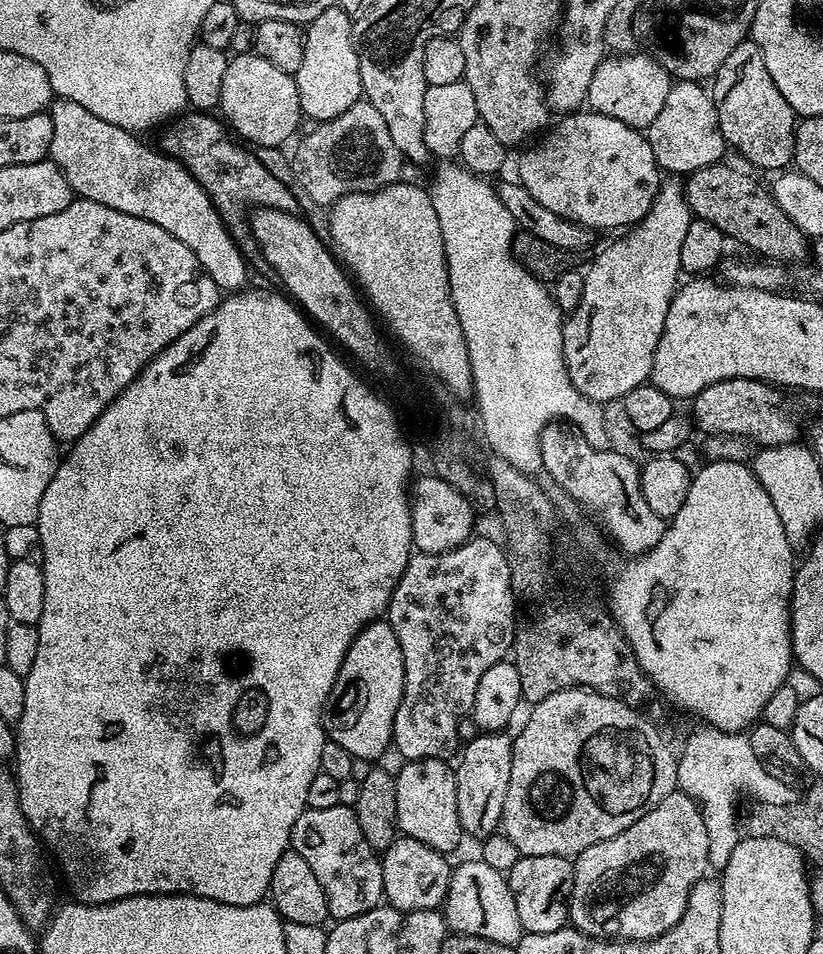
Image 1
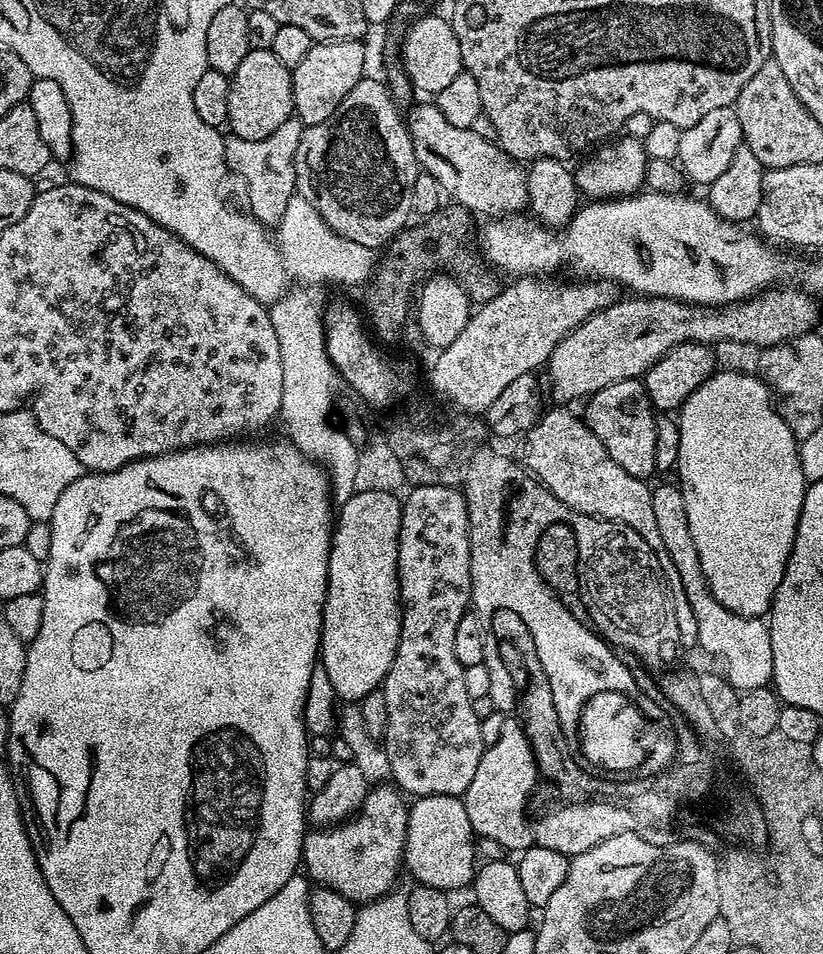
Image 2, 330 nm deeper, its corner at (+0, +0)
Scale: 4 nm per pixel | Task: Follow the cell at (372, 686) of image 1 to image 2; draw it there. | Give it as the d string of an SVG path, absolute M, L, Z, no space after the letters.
M384 490L356 491L346 503L339 505L334 520L318 660L326 674L330 674L330 686L334 686L337 697L344 702L360 702L364 696L379 689L396 657L402 615L400 579L396 573L401 507L401 497Z

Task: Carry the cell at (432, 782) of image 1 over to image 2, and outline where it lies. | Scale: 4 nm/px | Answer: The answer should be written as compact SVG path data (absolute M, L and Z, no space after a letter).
M421 796L411 801L406 826L406 846L404 847L403 867L413 876L416 884L434 886L438 890L452 894L455 888L464 888L473 883L478 867L476 840L466 818L466 806L458 796Z

